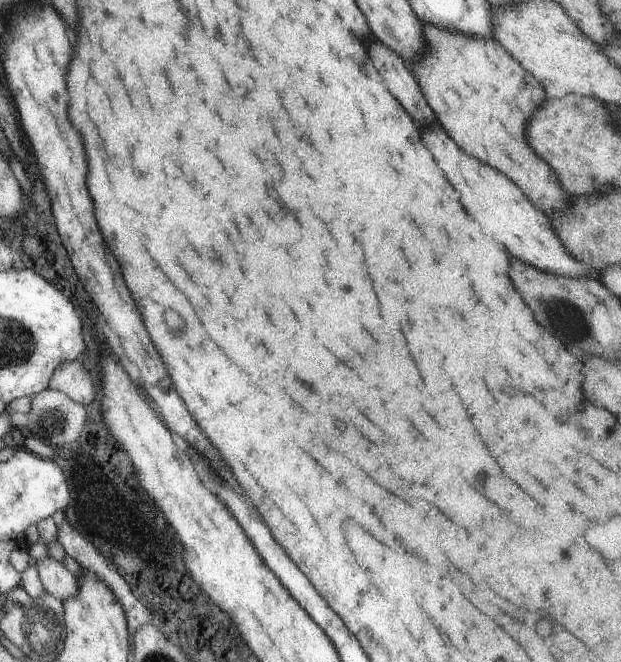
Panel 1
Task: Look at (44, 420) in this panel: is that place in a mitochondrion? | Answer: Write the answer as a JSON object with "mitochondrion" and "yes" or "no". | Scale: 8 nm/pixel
{"mitochondrion":"yes"}

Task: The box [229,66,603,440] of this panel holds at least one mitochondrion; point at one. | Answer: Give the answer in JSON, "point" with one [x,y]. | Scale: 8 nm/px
{"point":[557,310]}

